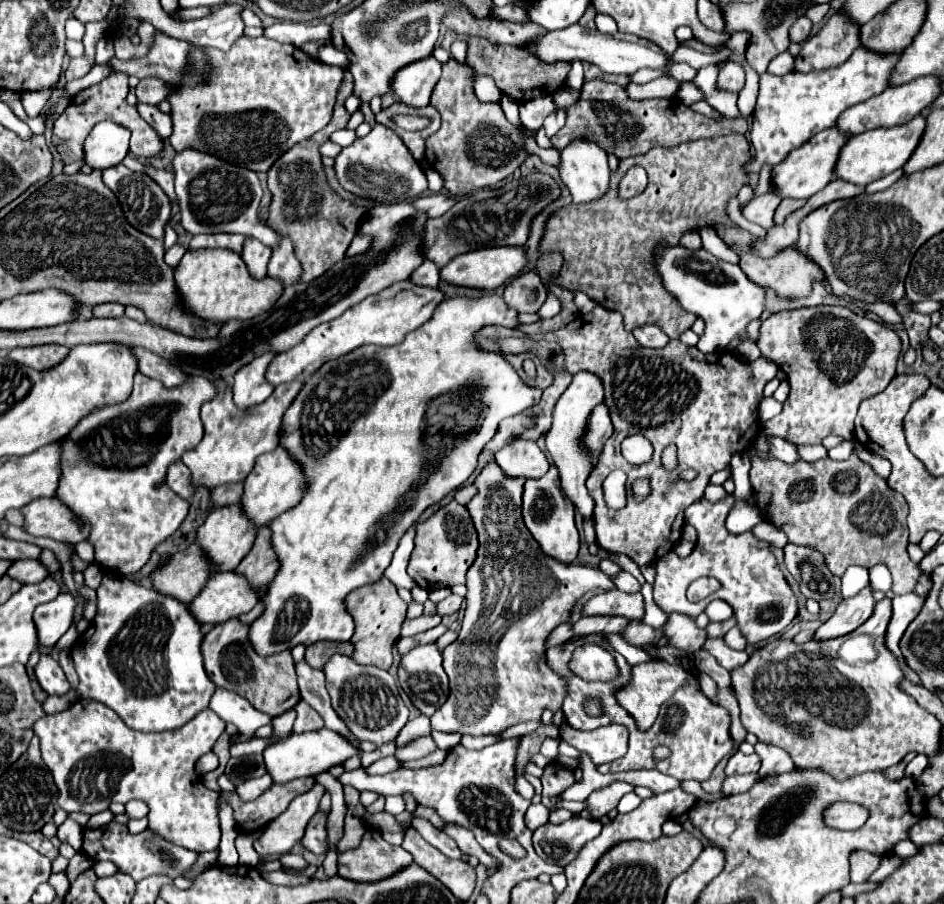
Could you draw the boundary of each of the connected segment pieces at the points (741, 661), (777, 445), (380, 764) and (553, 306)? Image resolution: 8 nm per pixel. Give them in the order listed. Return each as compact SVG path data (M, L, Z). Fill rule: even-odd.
M707 639L701 649L707 651L707 653L711 653L711 655L717 659L717 663L719 663L721 667L725 667L727 671L733 671L733 669L737 669L739 665L745 665L747 659L749 659L749 655L747 655L745 651L729 649L723 639Z
M769 437L767 443L769 443L769 455L775 457L775 459L781 459L781 461L787 461L787 463L795 463L799 459L793 443L789 443L781 437Z
M385 757L385 759L379 759L373 765L369 765L367 771L371 775L377 775L377 773L391 773L391 771L395 771L399 767L401 767L401 761L397 757Z
M549 295L547 301L543 303L543 307L537 311L537 315L539 315L539 319L551 319L551 317L555 317L559 313L559 309L561 309L559 299L555 295Z

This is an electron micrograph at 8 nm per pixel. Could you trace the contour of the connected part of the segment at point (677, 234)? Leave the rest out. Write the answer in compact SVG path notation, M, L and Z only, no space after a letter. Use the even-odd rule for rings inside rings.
M727 135L727 137L715 137L715 139L699 139L681 143L677 147L655 147L645 155L635 155L619 161L619 167L611 171L611 185L609 191L593 203L587 205L567 205L555 211L547 223L539 245L539 255L549 253L561 253L563 255L563 267L559 273L551 275L551 283L559 285L569 291L583 291L587 293L595 303L603 305L605 309L617 311L623 315L623 323L627 331L633 331L641 325L659 325L669 339L679 339L679 335L693 327L697 321L697 315L691 315L681 309L681 305L669 295L659 279L659 273L653 267L653 249L659 241L665 241L669 245L679 243L681 235L685 231L693 231L699 227L713 227L719 223L731 223L725 213L725 203L731 195L737 195L741 185L747 185L747 175L743 173L743 163L749 161L749 143L743 135ZM641 163L645 171L649 173L647 189L633 197L633 199L619 199L617 197L617 183L623 177L623 171L627 171L631 165Z

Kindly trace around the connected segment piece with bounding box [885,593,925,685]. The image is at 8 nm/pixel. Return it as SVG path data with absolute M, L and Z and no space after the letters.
M907 593L907 595L901 595L901 597L893 597L891 599L891 621L887 625L887 637L885 637L887 649L891 653L895 653L899 665L903 665L905 679L911 681L911 683L917 683L917 685L919 685L919 677L915 677L915 673L911 673L911 669L907 669L907 665L905 665L905 661L901 657L901 651L899 651L899 639L901 639L903 631L907 629L909 621L923 607L923 601L925 601L925 597L919 597L919 595L913 595L913 593Z

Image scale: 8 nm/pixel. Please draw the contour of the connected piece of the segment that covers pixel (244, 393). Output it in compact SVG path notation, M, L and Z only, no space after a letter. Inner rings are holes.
M265 353L251 363L243 365L235 373L235 383L233 383L233 401L239 409L249 409L255 405L261 405L271 393L273 387L265 379L265 369L271 363L275 353Z

